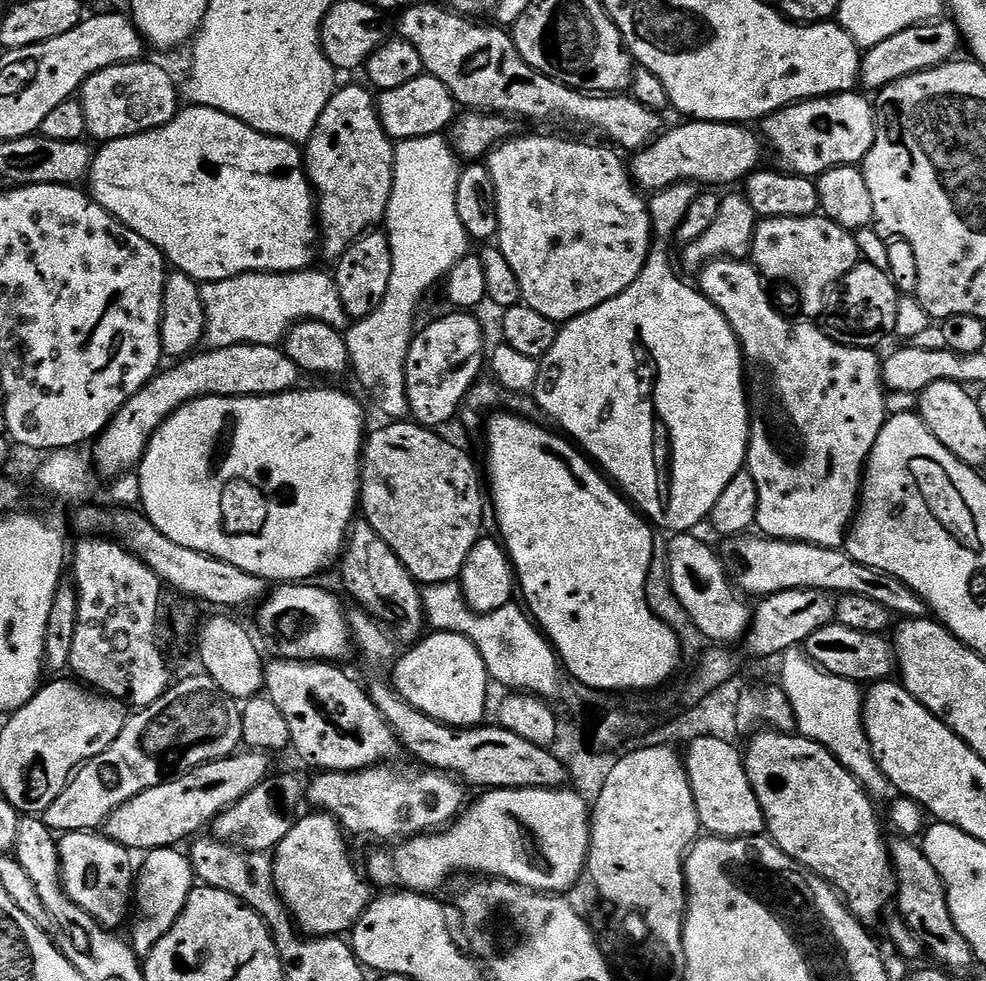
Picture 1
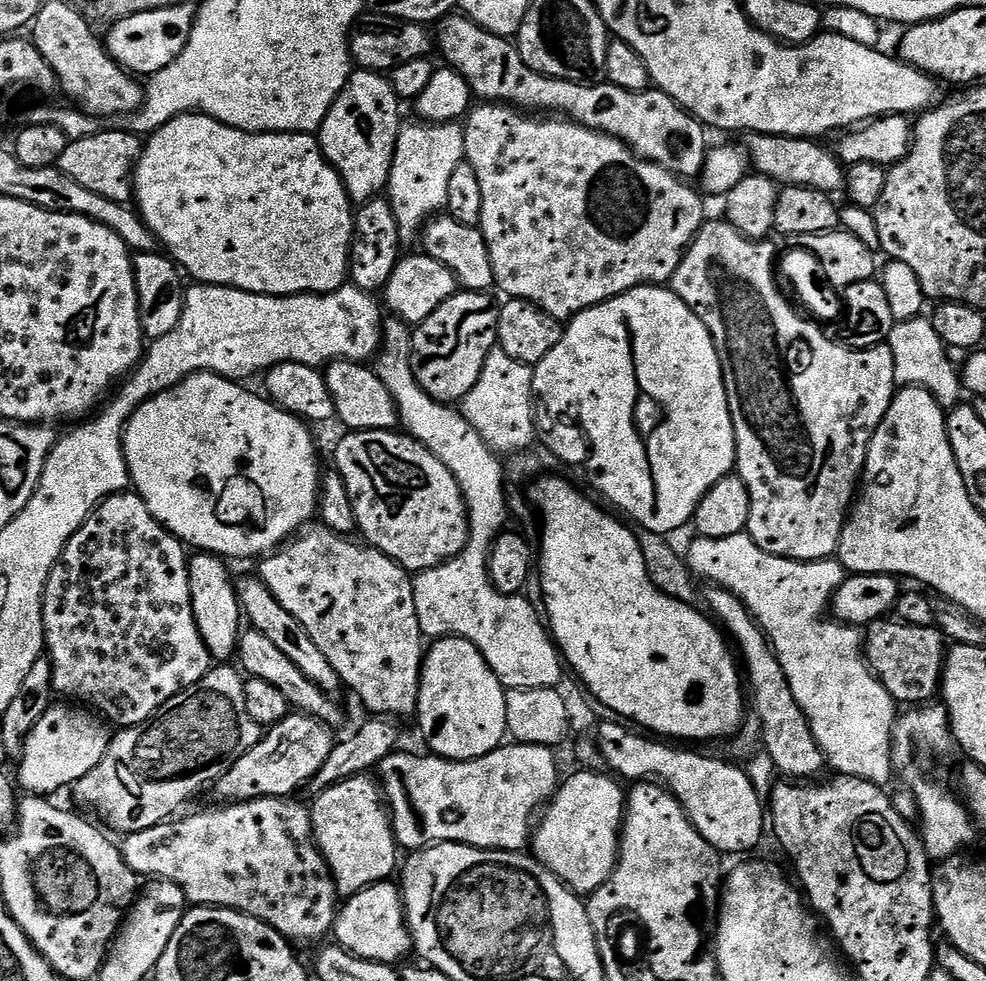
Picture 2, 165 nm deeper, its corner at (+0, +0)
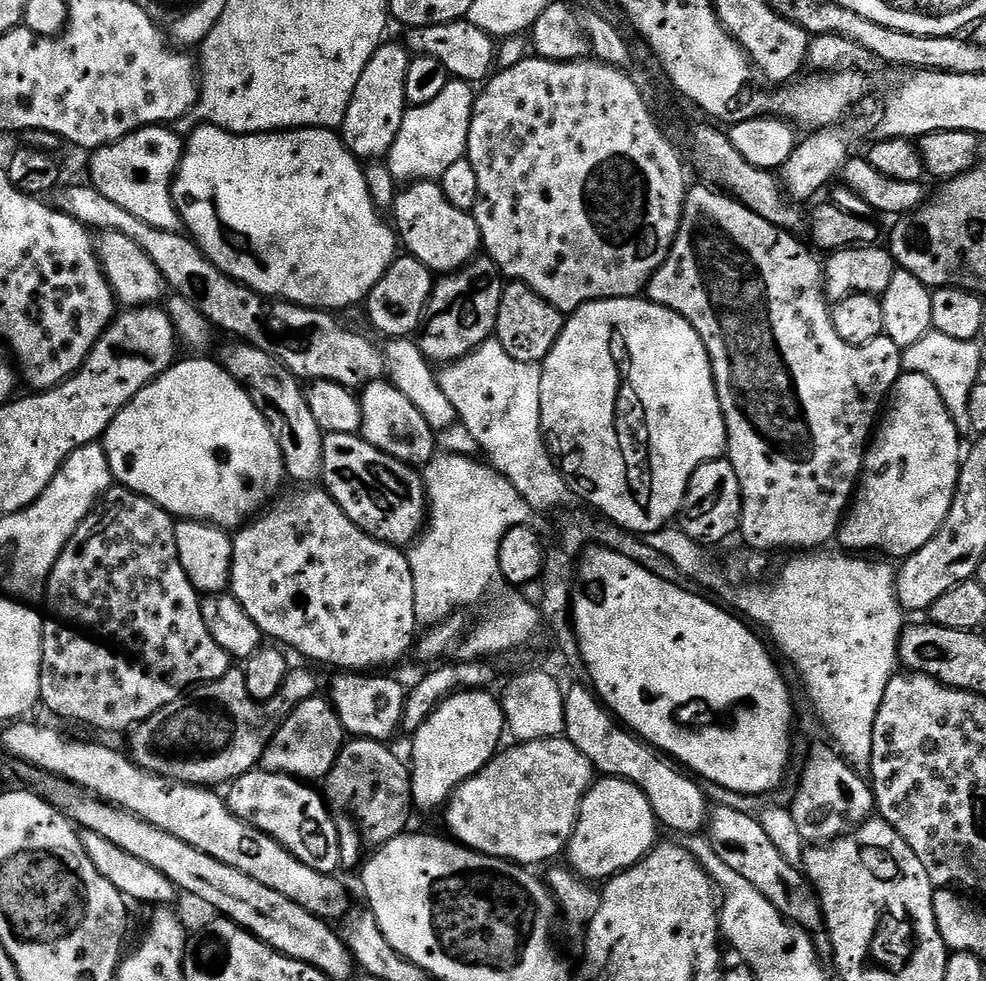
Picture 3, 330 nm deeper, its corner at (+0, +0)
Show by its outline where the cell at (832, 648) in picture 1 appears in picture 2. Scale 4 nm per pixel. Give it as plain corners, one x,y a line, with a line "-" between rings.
895,618
876,620
867,625
862,636
864,658
868,661
869,668
876,675
885,690
892,695
893,700
900,706
924,706
937,699
940,690
940,677
944,674
944,658
946,655
946,641
944,633
933,626
910,626
902,624

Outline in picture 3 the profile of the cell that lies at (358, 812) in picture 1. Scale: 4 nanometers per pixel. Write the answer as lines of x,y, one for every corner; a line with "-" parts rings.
549,736
547,740
525,740
497,751
492,761
478,774
462,782
452,792
442,815
448,823
451,839
473,852
510,860
521,866
547,865
568,847
568,840
580,819
582,798
594,783
594,769
590,758
578,750
564,736

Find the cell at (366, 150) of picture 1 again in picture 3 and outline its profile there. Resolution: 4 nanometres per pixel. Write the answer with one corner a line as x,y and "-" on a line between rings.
381,43
370,62
366,62
366,70
362,70
362,78
358,78
358,86
354,86
352,91
344,123
338,129
344,147
364,162
376,162
387,157
402,128
405,109
409,107
404,95
410,53
403,43
388,43

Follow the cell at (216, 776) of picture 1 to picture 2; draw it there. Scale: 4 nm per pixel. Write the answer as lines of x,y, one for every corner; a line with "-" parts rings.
290,714
280,724
274,724
257,739
256,745
230,766
226,774
216,781
217,801
239,802
257,800
267,796
291,797
295,788
307,785
322,770
322,762
330,758
334,743
333,729
313,716

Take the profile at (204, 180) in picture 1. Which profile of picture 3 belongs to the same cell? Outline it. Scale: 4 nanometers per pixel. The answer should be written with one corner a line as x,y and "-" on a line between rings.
201,123
200,128
196,128
192,132
192,137
187,137
184,145
184,157
180,160
180,168
176,172
176,178
172,182
172,201
180,215
180,223
186,229
187,235
196,241
197,246
204,251
204,256
214,266
218,266
218,270
222,270
228,276
232,276
240,284
245,284
247,288
252,288
265,298
279,298
287,300
289,304
300,304
303,308
318,308
321,310
336,310
332,308
348,308
351,304
367,301
368,293
372,287
379,282
386,274
386,270
392,265
392,261
398,256
398,237
394,231
393,225
387,219
383,220
381,209
376,207
375,202
370,198
370,190
366,190
366,178
364,177
364,168
361,161
353,156
347,148
344,147
344,141
333,129
330,128
293,128
291,130
281,130
279,132
255,132
253,136
240,136
236,132
227,132
224,128
219,128
213,124

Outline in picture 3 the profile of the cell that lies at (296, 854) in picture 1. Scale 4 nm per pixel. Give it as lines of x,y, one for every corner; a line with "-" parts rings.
352,738
340,749
334,766
328,771
326,785
326,799
328,807
332,810
332,819
338,826
338,838
340,839
340,862
345,869
352,868
365,859
364,840
372,850
388,843
405,831
408,824
408,815
414,812
412,802
412,773
409,765
404,764
388,749
387,743
378,740
365,740

